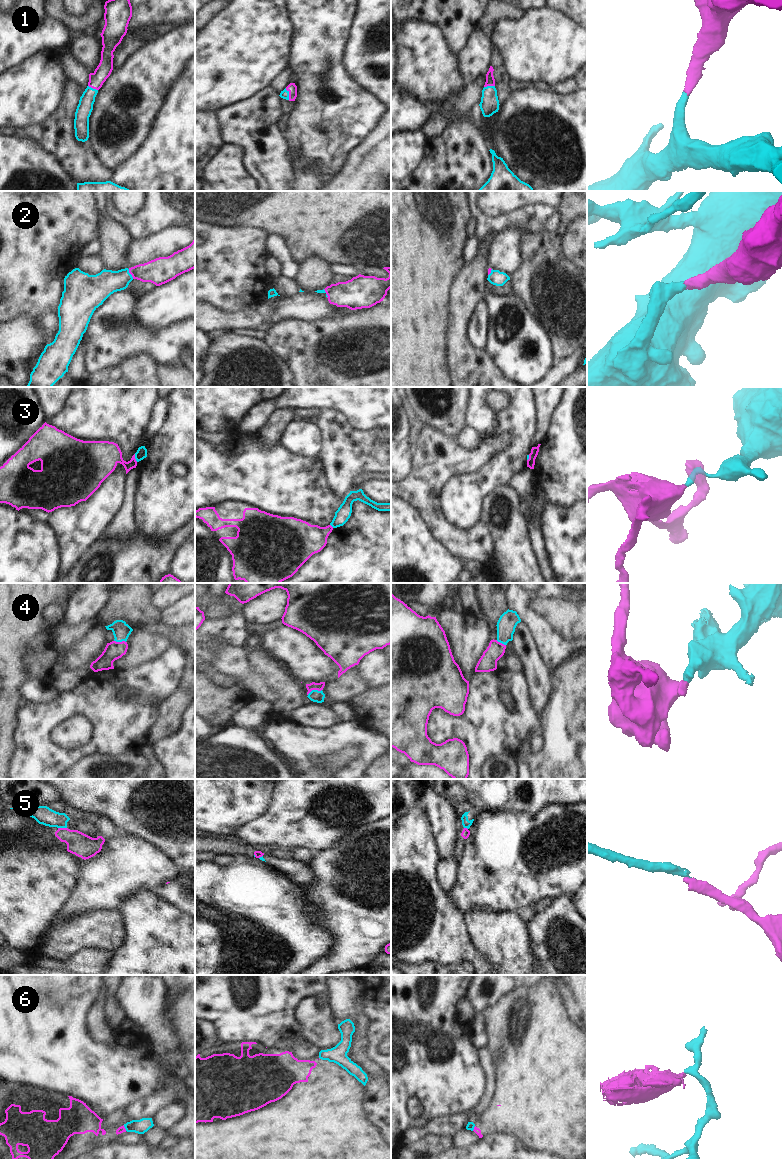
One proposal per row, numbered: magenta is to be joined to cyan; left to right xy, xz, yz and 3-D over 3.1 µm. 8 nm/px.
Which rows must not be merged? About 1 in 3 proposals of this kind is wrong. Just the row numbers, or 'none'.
3, 5, 6

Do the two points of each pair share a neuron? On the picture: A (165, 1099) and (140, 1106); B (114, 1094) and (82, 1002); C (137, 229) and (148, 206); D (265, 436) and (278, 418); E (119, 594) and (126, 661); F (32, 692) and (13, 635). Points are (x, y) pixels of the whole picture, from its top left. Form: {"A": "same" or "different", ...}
{"A": "same", "B": "same", "C": "same", "D": "same", "E": "different", "F": "different"}

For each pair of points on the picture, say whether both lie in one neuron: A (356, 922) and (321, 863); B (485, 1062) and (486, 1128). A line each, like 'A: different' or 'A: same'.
A: same
B: same

